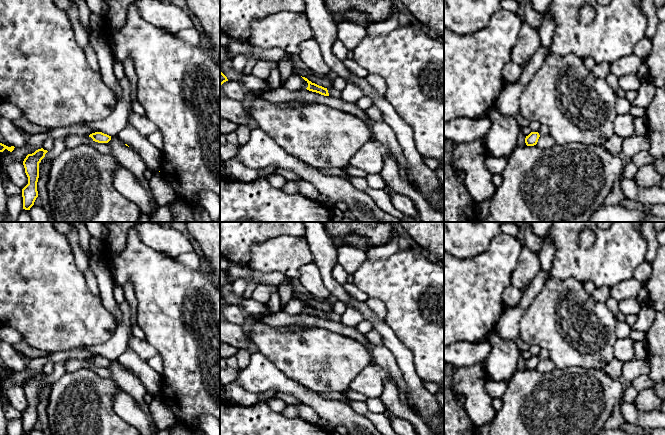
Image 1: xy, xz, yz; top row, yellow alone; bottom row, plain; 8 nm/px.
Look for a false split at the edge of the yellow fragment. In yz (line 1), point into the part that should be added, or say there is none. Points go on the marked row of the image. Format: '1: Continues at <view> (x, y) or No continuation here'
1: No continuation here

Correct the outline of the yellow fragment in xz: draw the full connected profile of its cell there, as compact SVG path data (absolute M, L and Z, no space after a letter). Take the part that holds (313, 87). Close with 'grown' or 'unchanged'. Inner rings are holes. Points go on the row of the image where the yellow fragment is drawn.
M302 77L302 78L308 83L308 87L306 88L307 90L319 93L319 94L324 95L324 96L329 96L327 88L324 88L322 86L315 84L315 83L312 83L311 81L309 81L305 77Z | unchanged

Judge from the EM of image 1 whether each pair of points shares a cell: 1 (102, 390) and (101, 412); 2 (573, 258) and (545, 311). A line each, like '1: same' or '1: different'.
1: same
2: different

